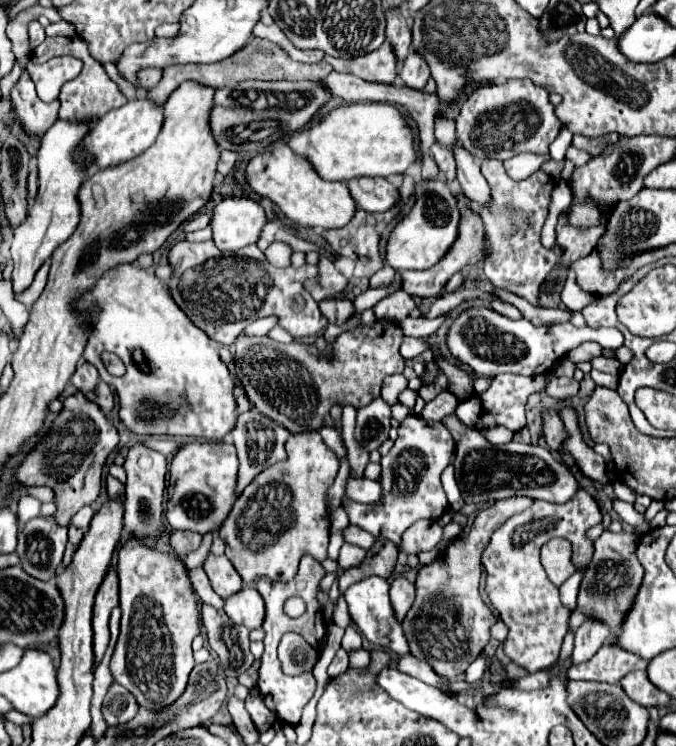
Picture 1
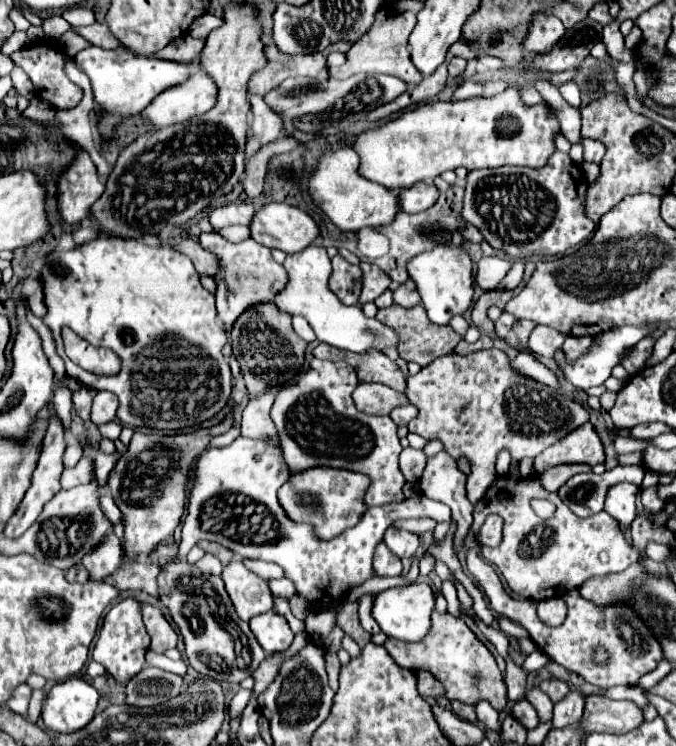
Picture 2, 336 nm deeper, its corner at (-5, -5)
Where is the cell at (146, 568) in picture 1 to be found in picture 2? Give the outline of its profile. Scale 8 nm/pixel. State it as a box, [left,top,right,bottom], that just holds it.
[142,603,178,653]

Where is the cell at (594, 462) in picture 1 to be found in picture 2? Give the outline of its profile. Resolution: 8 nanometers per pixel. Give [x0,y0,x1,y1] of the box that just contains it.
[606,483,638,527]

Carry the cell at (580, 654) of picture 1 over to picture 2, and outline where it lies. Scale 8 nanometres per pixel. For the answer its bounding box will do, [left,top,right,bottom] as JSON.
[552,691,584,729]

